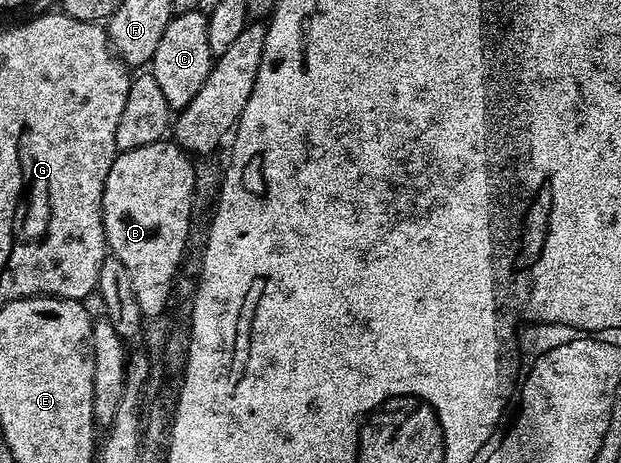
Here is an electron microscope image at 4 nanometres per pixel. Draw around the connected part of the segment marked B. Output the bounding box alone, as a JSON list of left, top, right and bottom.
[101,141,194,316]

